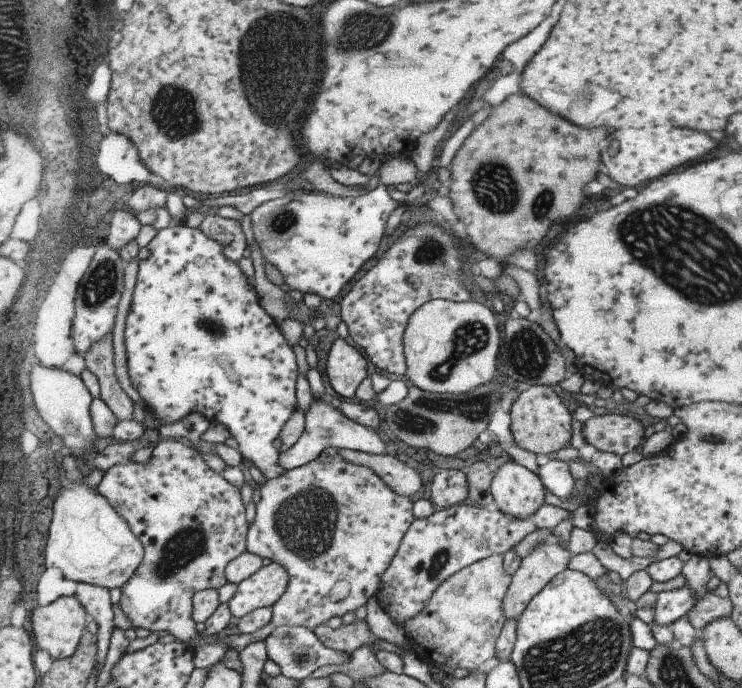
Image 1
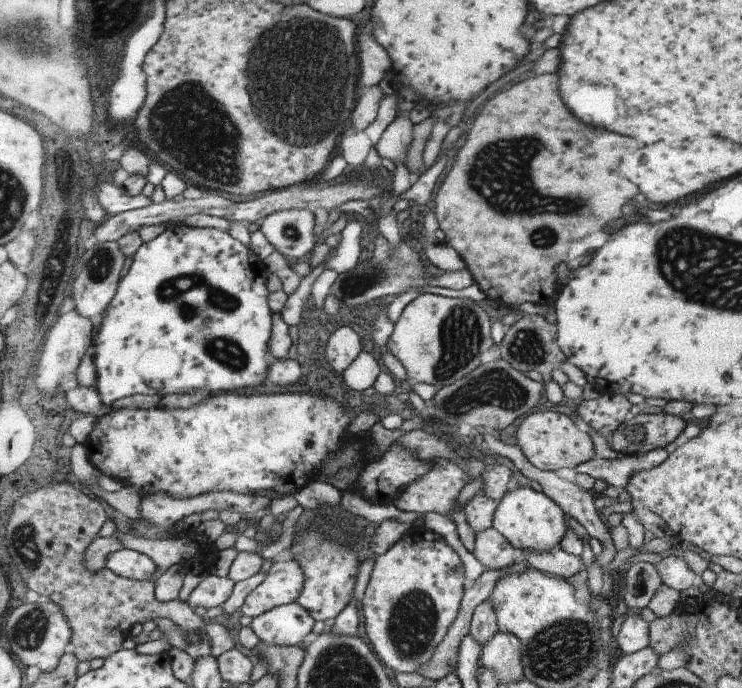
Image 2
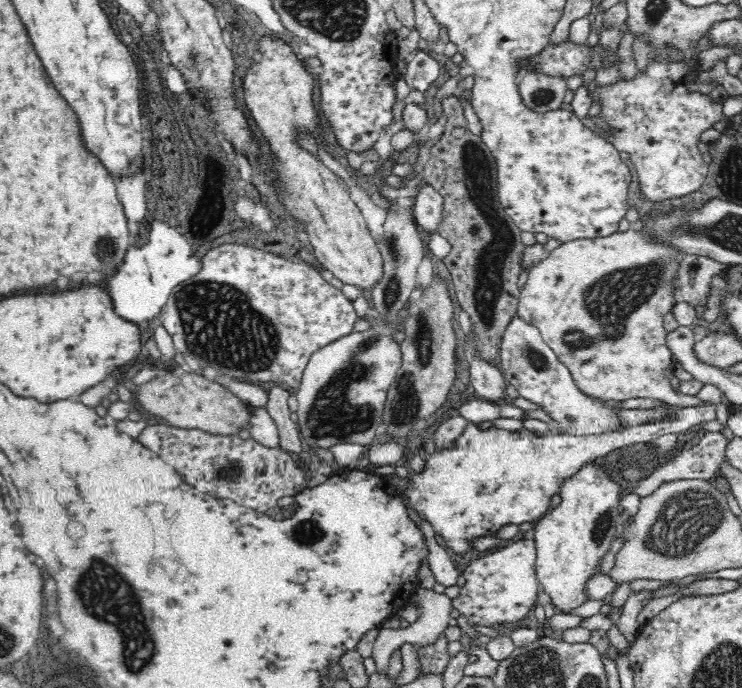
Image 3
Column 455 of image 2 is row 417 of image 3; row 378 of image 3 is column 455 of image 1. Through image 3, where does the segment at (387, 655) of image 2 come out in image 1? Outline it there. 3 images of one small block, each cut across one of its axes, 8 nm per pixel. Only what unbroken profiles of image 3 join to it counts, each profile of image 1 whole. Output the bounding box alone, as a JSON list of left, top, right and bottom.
[375,502,571,628]

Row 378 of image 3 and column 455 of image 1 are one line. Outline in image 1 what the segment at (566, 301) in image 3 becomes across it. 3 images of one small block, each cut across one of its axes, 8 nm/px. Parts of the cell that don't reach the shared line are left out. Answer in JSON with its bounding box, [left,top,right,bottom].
[403,554,512,670]

